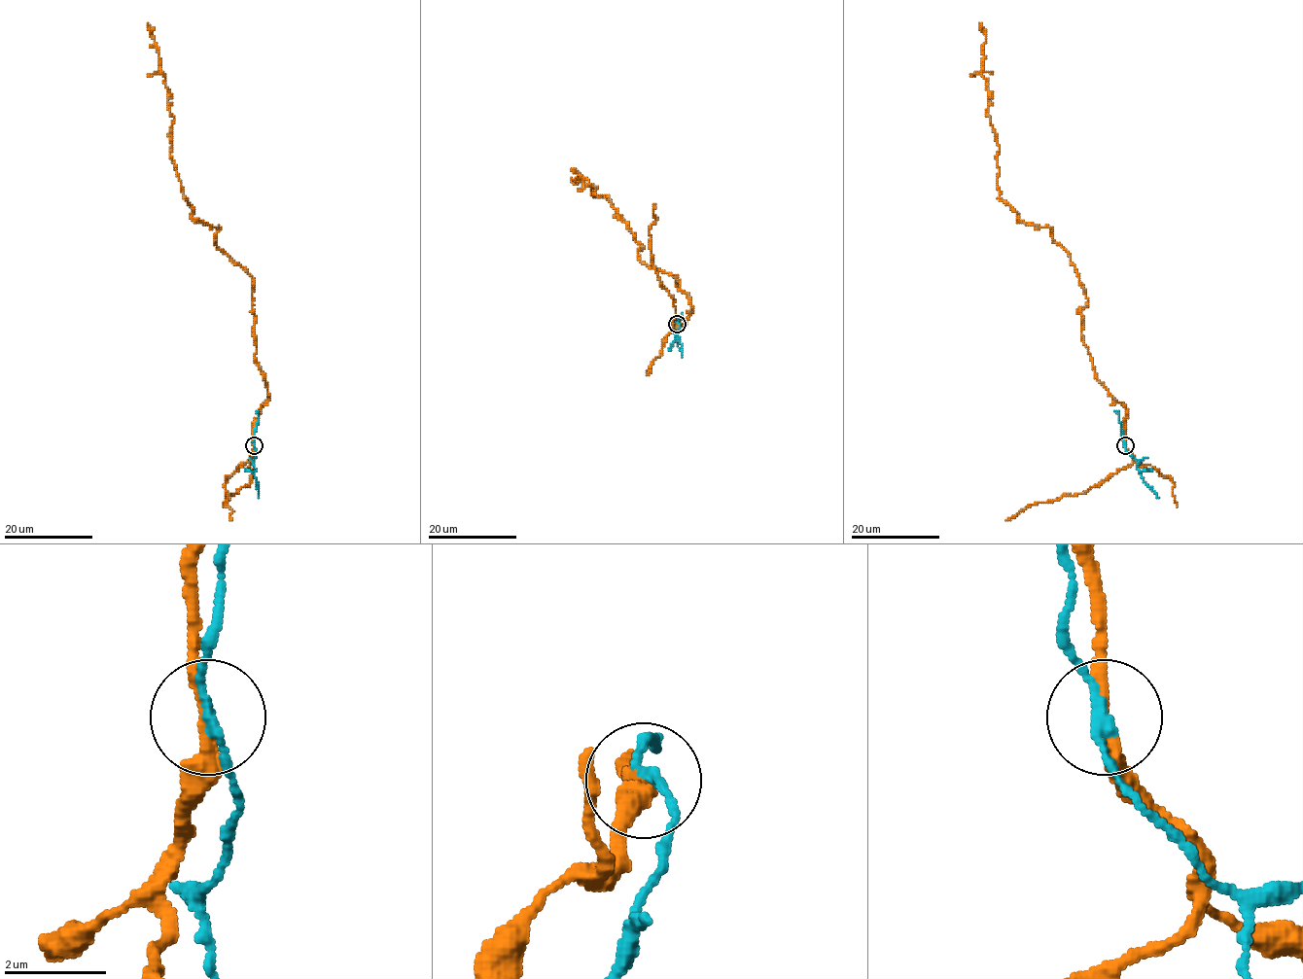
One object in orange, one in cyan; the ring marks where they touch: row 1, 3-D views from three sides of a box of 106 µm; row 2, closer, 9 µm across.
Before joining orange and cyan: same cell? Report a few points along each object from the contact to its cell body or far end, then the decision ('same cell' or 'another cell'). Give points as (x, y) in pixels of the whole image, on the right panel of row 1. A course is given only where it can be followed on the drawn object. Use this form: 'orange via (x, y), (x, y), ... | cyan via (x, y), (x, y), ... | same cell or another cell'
orange via (1125, 445), (1126, 408), (1094, 370), (1070, 254), (999, 196), (979, 23) | cyan via (1125, 445), (1137, 462), (1141, 476), (1158, 497) | another cell

